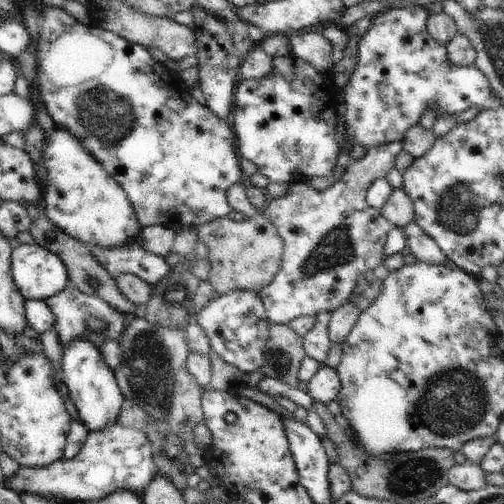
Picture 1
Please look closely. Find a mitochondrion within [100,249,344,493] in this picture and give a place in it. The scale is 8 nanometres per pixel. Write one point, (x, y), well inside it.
(150, 369)

